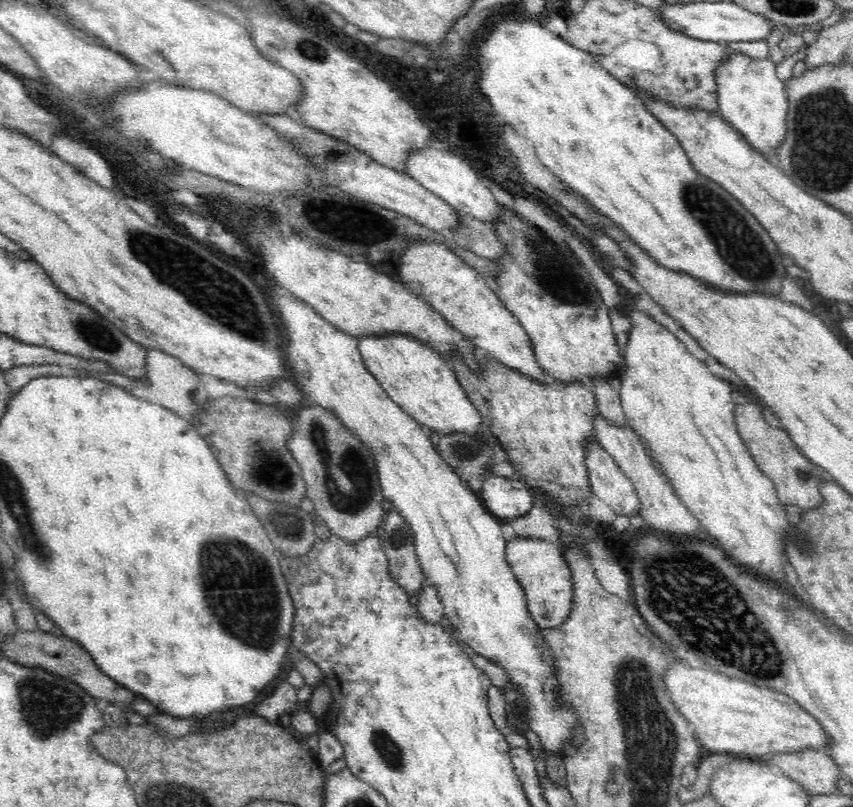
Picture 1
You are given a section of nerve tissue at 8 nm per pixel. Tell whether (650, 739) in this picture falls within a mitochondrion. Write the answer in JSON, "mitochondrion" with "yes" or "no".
{"mitochondrion":"yes"}

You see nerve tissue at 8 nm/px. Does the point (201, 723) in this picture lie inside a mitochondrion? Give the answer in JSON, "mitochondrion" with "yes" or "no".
{"mitochondrion":"no"}

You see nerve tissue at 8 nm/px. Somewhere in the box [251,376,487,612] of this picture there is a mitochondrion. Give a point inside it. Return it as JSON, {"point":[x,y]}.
{"point":[353,500]}

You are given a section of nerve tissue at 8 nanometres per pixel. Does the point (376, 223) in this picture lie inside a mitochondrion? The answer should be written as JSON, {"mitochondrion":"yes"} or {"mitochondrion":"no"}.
{"mitochondrion":"no"}

